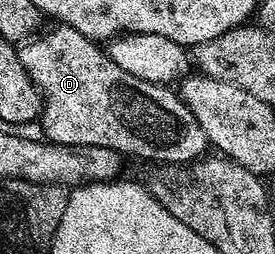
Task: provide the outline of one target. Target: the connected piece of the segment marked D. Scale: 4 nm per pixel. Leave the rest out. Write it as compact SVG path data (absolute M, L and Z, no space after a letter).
M58 24L54 26L51 32L43 31L41 34L35 35L29 42L23 43L18 48L18 57L24 66L24 70L28 74L28 78L38 87L38 92L42 96L42 115L40 117L40 125L42 124L41 135L52 144L101 144L104 148L111 148L122 153L123 157L139 156L142 160L163 160L166 166L186 166L191 162L199 159L207 151L208 141L204 130L200 130L200 122L196 122L194 115L188 110L188 106L183 102L171 87L165 84L153 84L152 82L144 82L140 78L132 78L132 74L127 74L125 70L120 70L120 66L116 66L103 51L98 50L99 45L95 41L89 40L84 34L80 34L80 30L72 30L67 24Z

